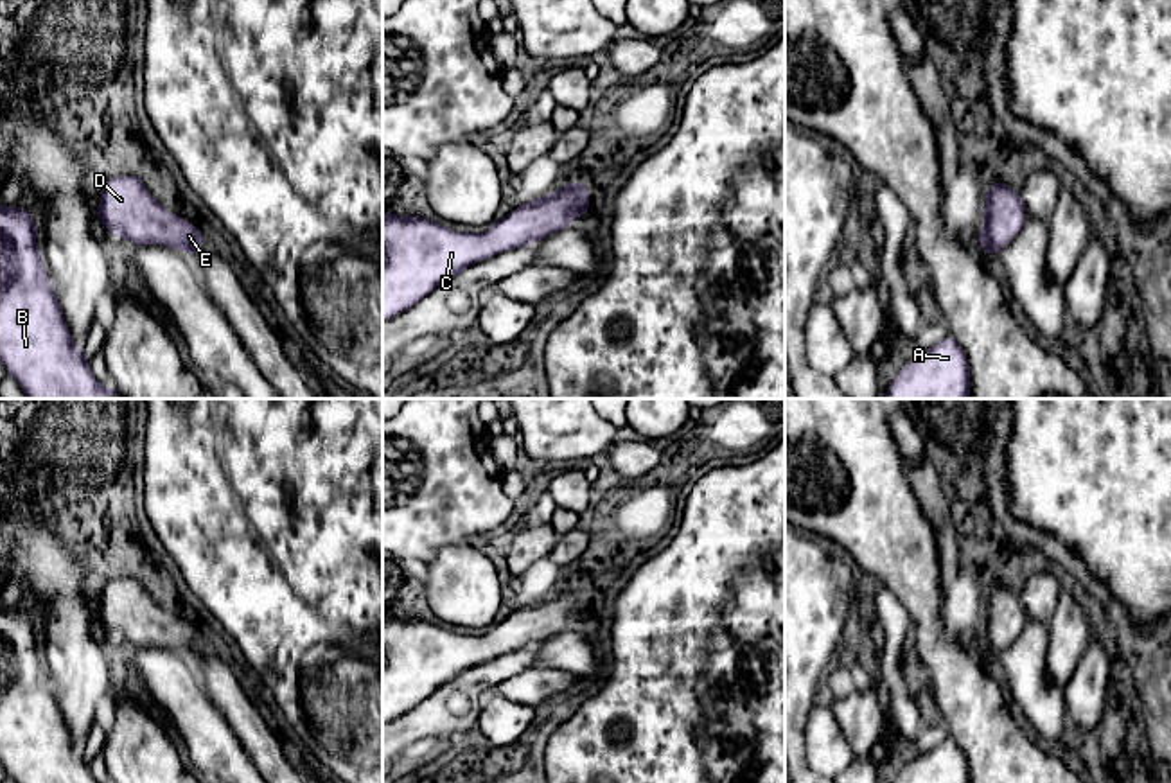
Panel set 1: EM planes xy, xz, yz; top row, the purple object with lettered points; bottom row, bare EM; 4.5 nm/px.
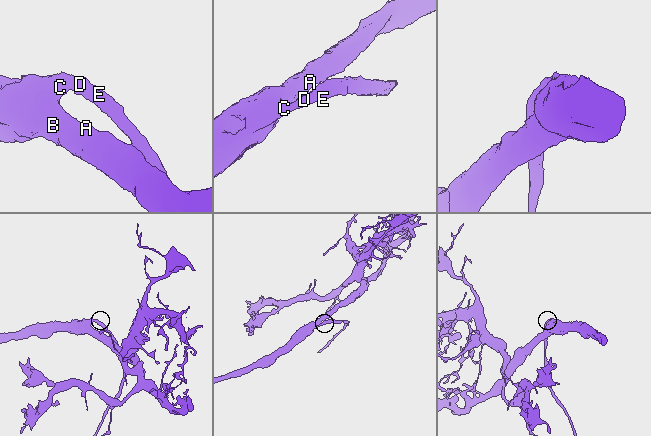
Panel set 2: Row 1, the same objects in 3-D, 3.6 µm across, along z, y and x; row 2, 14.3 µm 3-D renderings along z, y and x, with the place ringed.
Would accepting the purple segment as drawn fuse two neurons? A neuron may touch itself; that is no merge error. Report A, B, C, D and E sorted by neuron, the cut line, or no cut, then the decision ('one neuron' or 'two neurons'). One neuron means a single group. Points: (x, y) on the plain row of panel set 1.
A B C D E | no cut | one neuron

